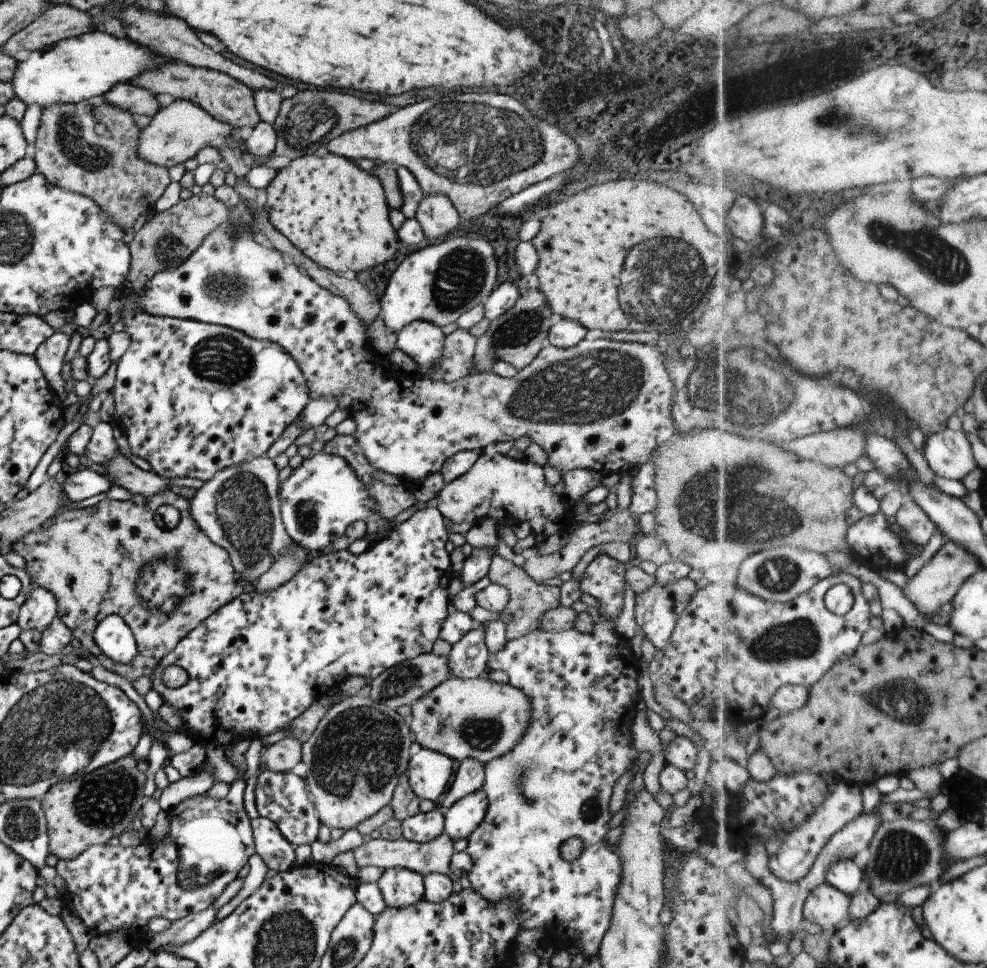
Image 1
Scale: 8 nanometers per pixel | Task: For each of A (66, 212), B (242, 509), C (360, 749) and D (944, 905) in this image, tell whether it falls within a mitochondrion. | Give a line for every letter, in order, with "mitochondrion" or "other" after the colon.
A: other
B: mitochondrion
C: mitochondrion
D: other

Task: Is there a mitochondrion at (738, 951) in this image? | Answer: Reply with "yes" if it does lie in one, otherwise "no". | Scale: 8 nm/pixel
no

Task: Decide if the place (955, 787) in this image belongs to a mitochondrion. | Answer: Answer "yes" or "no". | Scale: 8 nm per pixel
no

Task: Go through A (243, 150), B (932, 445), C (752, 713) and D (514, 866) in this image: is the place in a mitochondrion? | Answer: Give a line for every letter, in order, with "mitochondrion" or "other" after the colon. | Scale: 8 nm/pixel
A: other
B: other
C: other
D: other

